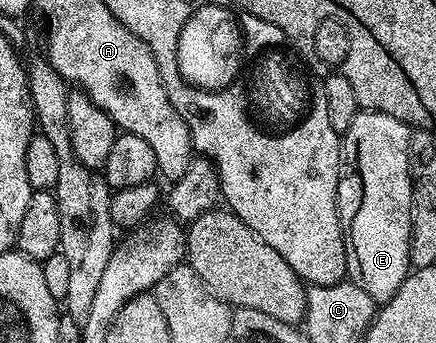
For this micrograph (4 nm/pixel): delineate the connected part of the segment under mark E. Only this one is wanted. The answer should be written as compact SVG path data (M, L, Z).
M359 109L356 117L352 117L352 125L341 132L340 142L342 145L342 171L338 174L338 218L342 221L342 236L346 242L346 273L349 282L360 285L368 297L372 297L375 304L381 305L400 289L400 285L410 274L412 268L410 265L410 211L414 208L414 183L410 180L410 133L412 127L404 121L398 121L388 113L379 111L367 111Z

